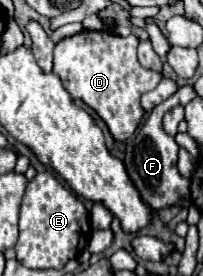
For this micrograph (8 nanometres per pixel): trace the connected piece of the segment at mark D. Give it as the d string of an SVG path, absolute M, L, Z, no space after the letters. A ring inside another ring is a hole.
M80 31L54 45L54 73L66 79L64 87L72 99L82 99L104 119L116 141L126 141L134 135L146 113L140 97L162 79L162 75L140 67L136 57L138 43L136 35L120 37L108 31Z

